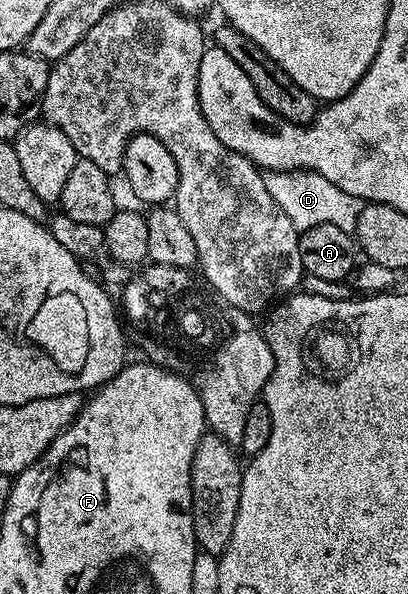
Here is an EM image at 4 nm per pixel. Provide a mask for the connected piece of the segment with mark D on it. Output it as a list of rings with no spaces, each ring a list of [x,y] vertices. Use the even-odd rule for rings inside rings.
[[[271,170],[263,173],[262,179],[280,212],[292,220],[299,232],[316,228],[316,224],[336,224],[336,228],[353,231],[364,205],[361,198],[348,196],[344,188],[336,188],[329,180],[324,180],[311,170]]]

